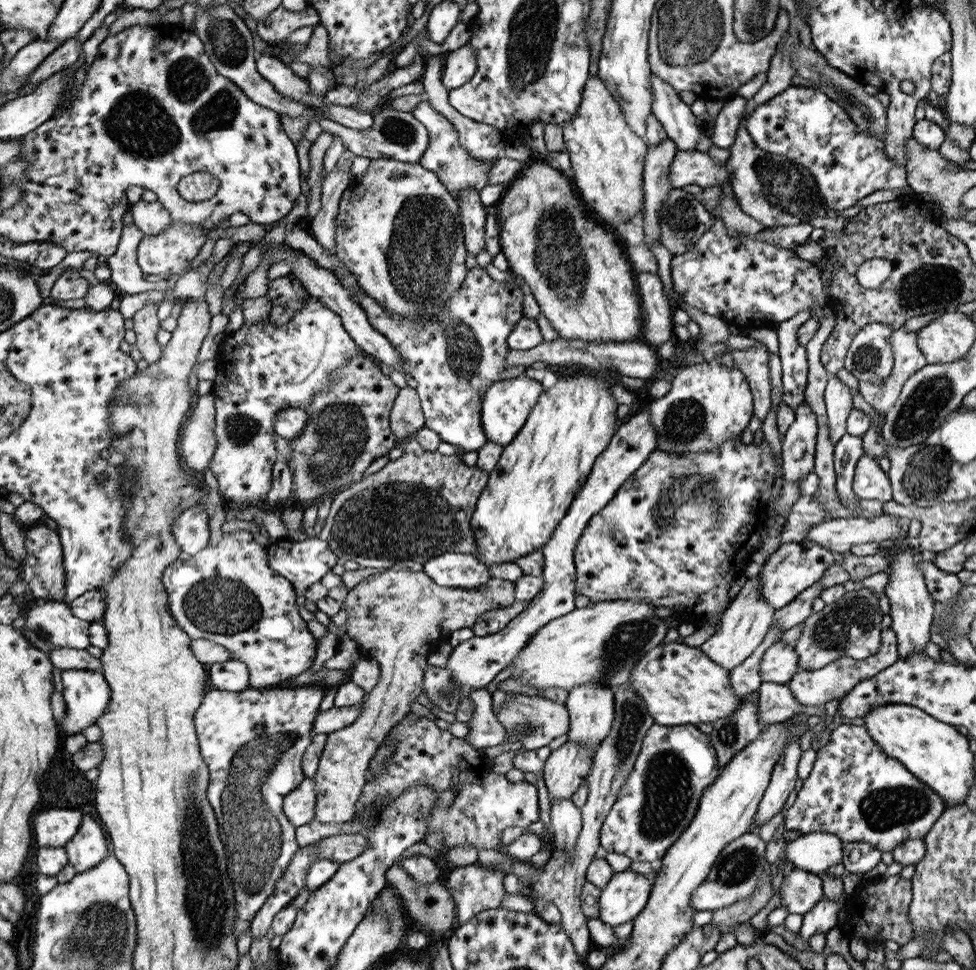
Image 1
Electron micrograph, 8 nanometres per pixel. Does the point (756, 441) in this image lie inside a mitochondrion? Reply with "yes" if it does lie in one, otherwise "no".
no

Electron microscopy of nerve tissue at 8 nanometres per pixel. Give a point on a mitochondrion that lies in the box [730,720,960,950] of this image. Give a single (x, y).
(902, 803)

